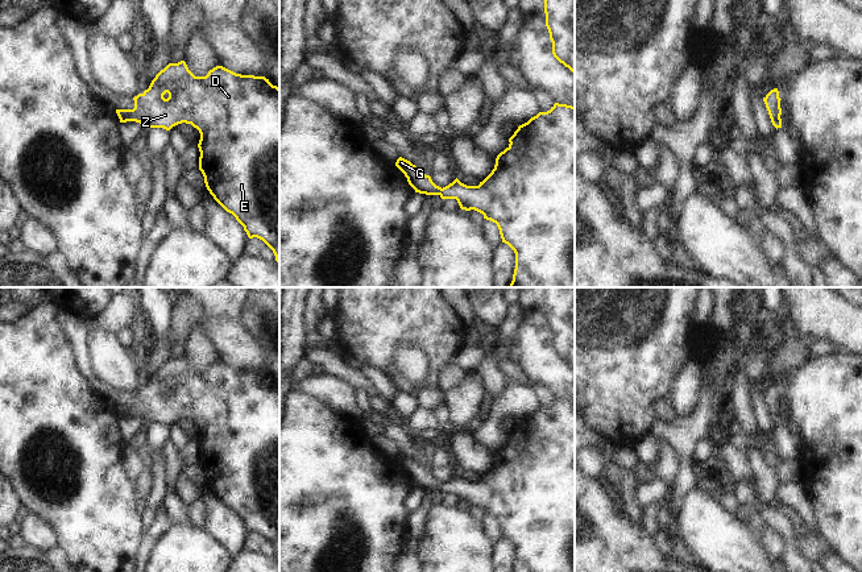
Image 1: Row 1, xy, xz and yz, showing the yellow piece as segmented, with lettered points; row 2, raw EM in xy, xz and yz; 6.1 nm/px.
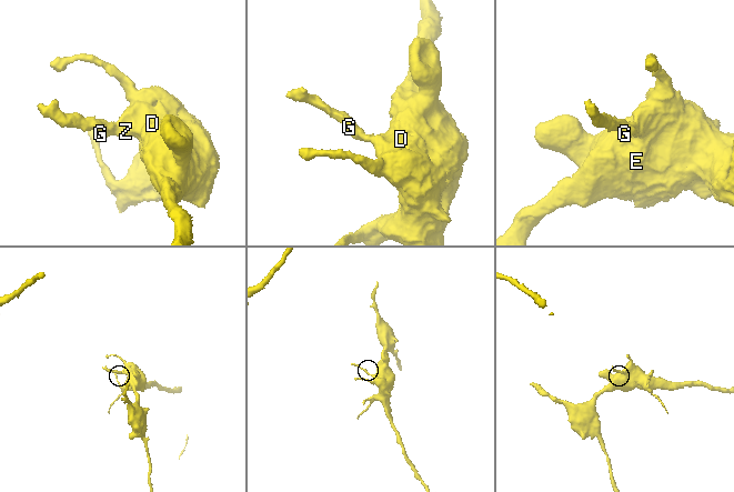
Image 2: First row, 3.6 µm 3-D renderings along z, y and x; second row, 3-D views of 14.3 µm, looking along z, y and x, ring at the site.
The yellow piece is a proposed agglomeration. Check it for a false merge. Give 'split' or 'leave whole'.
leave whole

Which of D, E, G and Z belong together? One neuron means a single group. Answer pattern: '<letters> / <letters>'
D E G Z

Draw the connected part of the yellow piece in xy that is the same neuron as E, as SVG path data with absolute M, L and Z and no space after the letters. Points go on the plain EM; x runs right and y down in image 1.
M185 356L178 358L169 358L152 376L148 385L133 393L133 405L116 405L120 418L136 416L149 423L163 423L170 426L173 422L186 418L191 419L200 428L198 439L199 465L204 472L204 478L214 494L244 522L249 534L257 532L262 535L274 548L275 556L279 558L279 384L273 381L265 372L241 370L236 369L223 361L216 361L208 366L206 372L195 372L187 362Z

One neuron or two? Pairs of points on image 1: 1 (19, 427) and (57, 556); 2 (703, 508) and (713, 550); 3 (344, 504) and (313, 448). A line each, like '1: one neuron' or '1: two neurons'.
1: two neurons
2: one neuron
3: one neuron

